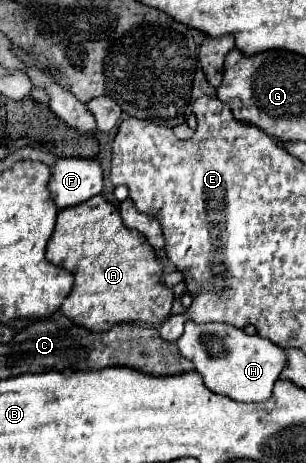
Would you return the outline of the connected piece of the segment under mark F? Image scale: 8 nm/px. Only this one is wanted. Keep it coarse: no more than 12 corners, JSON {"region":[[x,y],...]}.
{"region":[[57,159],[49,193],[57,209],[103,189],[95,159]]}

